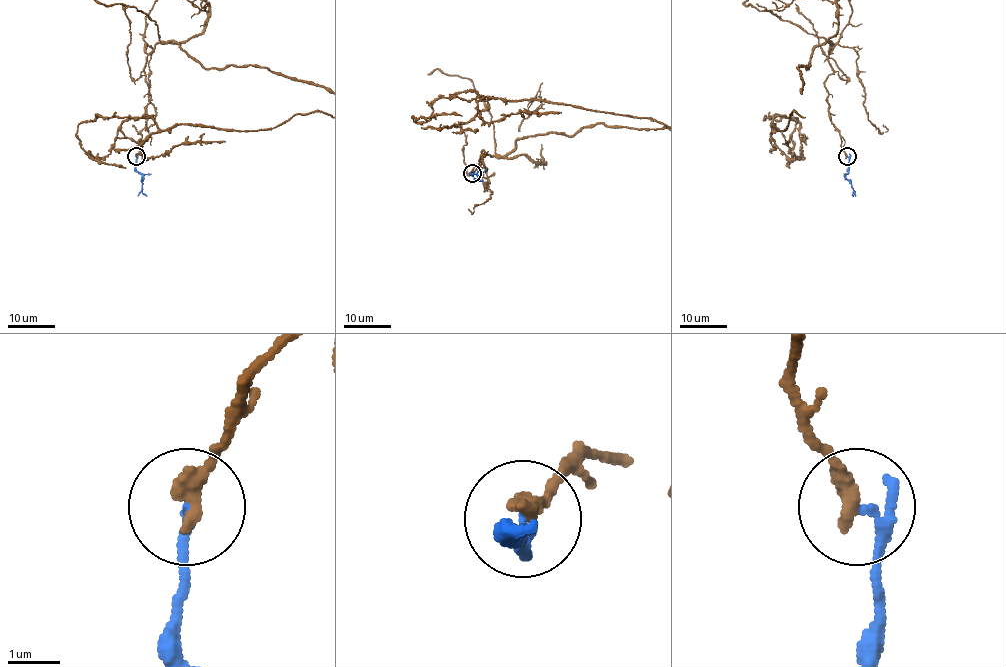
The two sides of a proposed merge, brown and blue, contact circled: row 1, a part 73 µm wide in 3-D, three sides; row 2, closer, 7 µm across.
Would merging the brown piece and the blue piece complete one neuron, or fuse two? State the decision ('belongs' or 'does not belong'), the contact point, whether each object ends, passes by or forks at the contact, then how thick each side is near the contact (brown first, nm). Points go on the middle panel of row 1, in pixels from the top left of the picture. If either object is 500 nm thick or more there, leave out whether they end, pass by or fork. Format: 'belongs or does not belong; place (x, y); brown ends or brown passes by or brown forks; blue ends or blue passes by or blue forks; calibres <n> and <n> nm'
does not belong; place (472, 173); brown ends; blue passes by; calibres 380 and 150 nm

